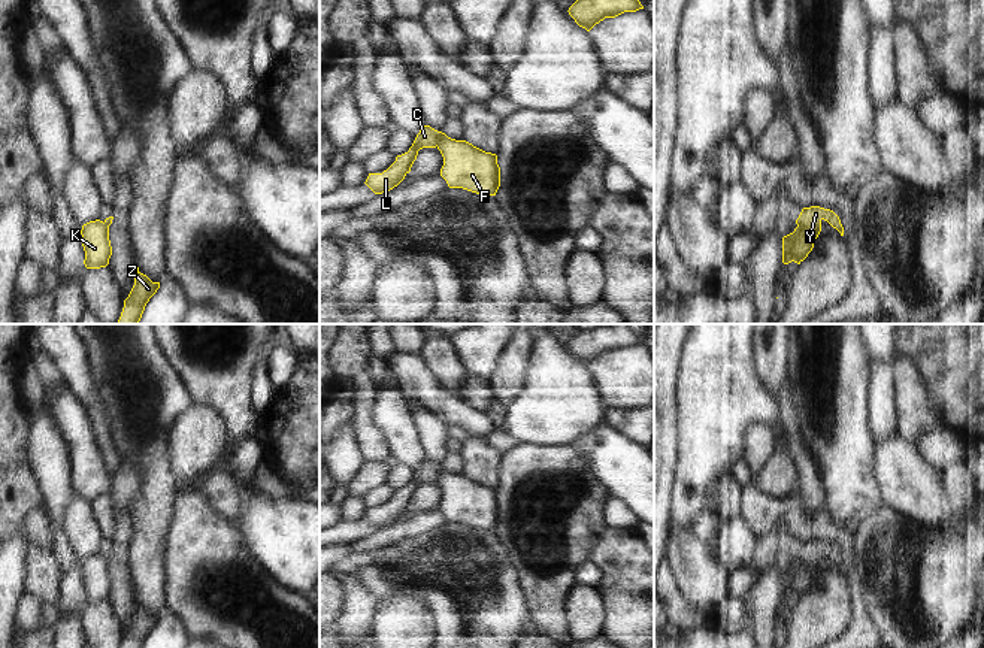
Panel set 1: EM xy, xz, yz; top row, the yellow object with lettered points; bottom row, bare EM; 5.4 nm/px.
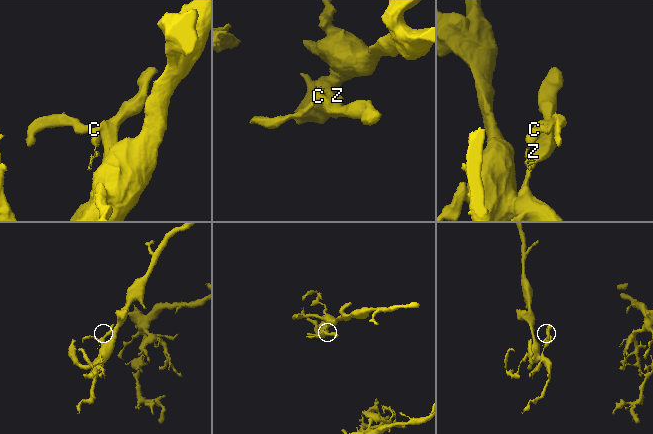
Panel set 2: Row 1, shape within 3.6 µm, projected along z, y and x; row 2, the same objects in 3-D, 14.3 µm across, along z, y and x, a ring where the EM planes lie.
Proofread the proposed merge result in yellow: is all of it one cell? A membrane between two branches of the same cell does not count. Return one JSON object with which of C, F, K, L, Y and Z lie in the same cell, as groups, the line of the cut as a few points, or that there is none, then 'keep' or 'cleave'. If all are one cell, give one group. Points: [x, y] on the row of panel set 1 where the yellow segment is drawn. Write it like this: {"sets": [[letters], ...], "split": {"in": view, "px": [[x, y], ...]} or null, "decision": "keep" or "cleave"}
{"sets": [["C", "K", "L"], ["F", "Y", "Z"]], "split": {"in": "yz", "px": [[798, 224], [813, 241]]}, "decision": "cleave"}

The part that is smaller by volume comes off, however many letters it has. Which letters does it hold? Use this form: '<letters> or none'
C, K, L

